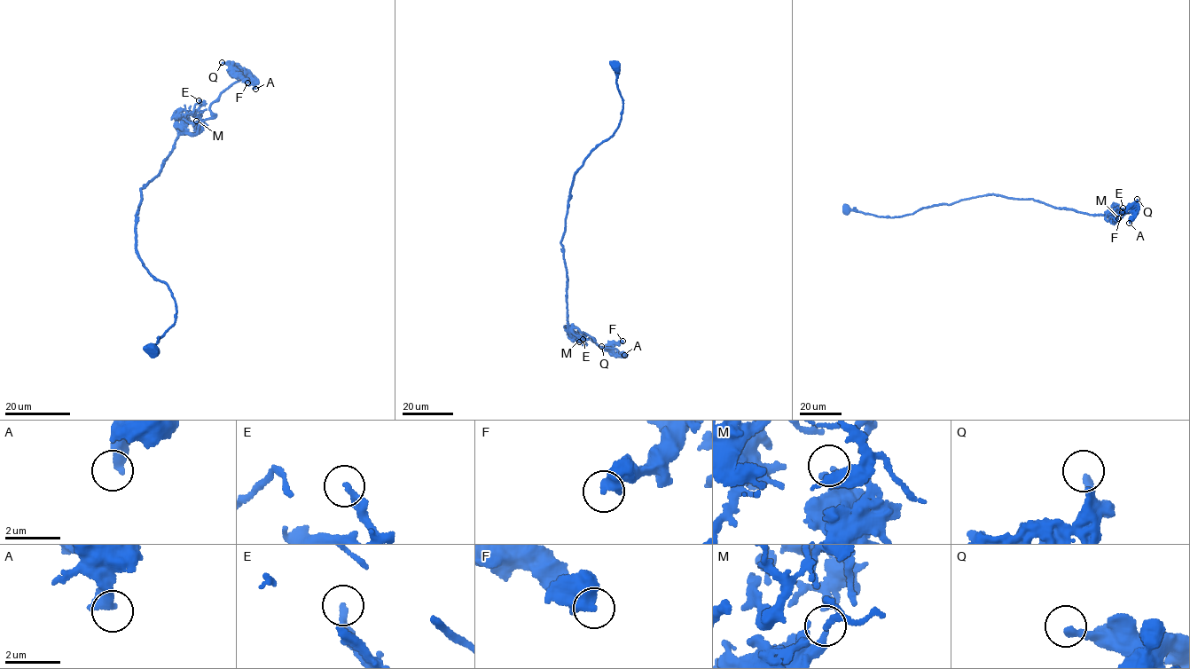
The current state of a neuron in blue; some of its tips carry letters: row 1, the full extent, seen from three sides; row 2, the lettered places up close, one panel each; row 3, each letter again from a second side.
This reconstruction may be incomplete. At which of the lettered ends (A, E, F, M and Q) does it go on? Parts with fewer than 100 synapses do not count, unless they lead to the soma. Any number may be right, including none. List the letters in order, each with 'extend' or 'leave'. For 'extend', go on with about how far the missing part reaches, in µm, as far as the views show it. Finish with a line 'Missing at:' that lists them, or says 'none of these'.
A: leave
E: leave
F: leave
M: leave
Q: leave
Missing at: none of these

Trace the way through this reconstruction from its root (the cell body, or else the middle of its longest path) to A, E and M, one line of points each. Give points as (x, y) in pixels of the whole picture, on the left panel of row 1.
A: (152, 350), (177, 312), (137, 250), (140, 189), (238, 77), (255, 89)
E: (152, 350), (177, 312), (172, 294), (137, 250), (140, 189), (158, 175), (185, 118), (203, 103), (199, 100)
M: (152, 350), (177, 312), (172, 294), (137, 250), (140, 189), (158, 175), (178, 135), (196, 130), (196, 121)

